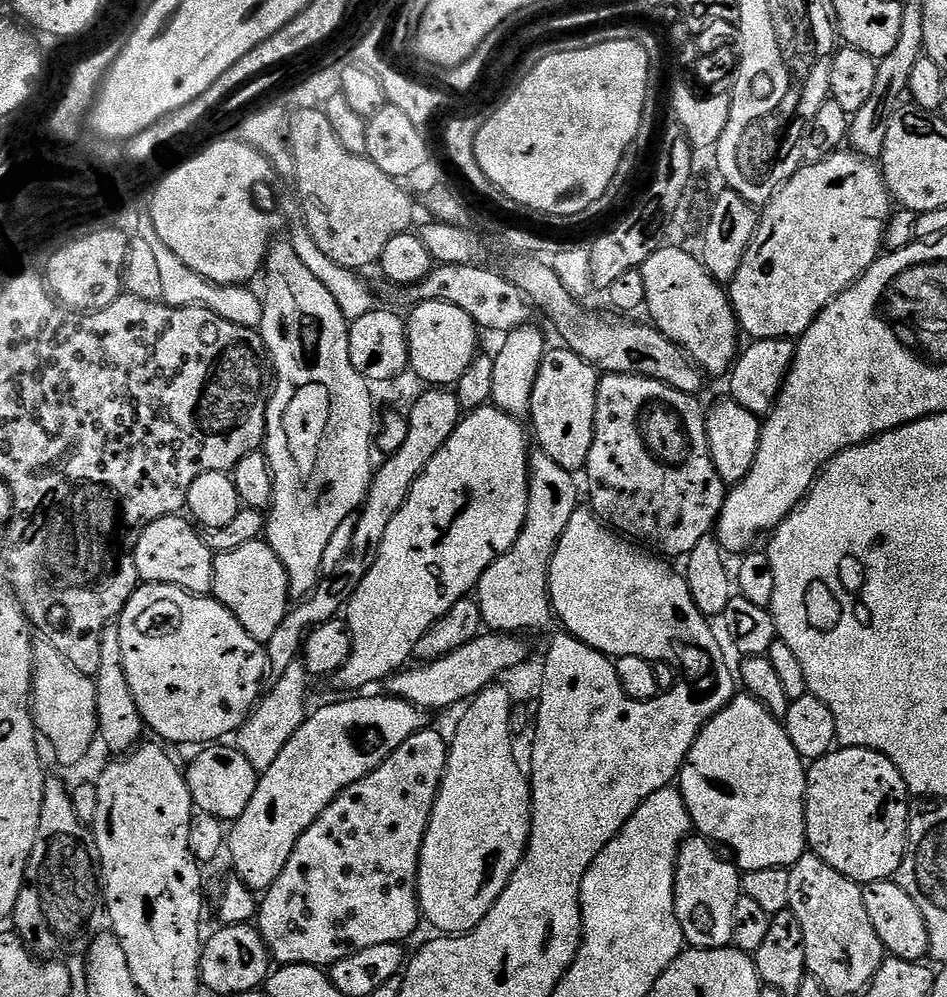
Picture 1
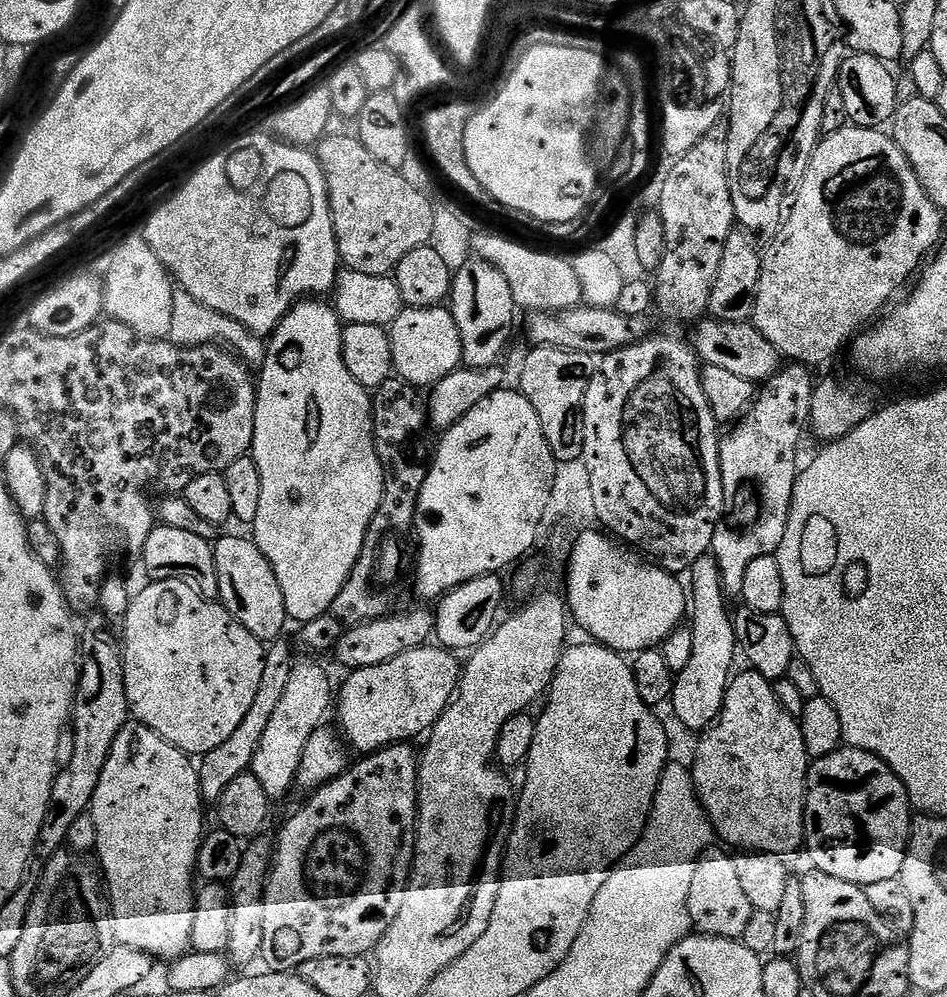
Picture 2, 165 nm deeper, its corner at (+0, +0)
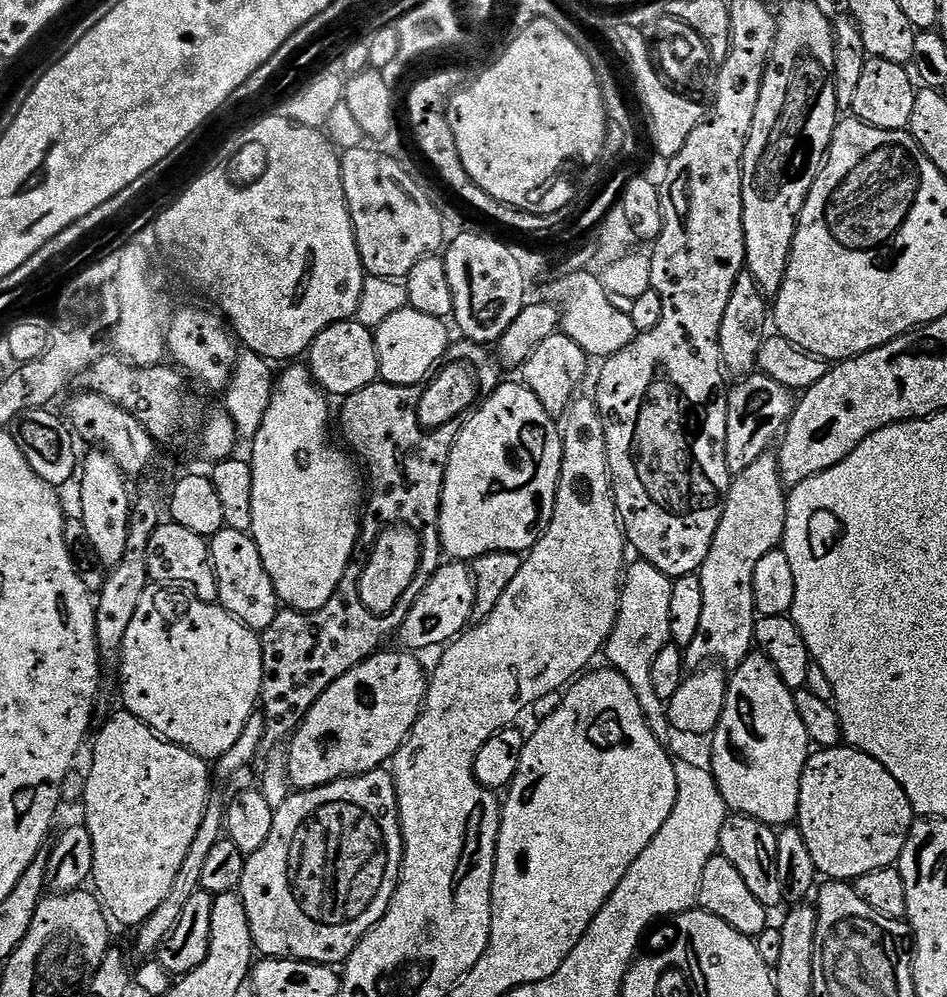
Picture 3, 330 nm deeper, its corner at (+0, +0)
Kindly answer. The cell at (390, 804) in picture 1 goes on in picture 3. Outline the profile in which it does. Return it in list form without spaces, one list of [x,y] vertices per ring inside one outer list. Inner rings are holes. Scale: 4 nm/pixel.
[[[378,767],[373,772],[364,772],[360,776],[346,776],[343,780],[335,780],[333,784],[324,784],[321,788],[293,791],[288,800],[273,811],[272,817],[274,826],[270,826],[270,838],[262,842],[262,850],[251,853],[245,859],[242,882],[238,889],[242,902],[246,906],[246,918],[250,918],[255,951],[264,958],[309,960],[315,964],[343,965],[348,955],[356,949],[357,942],[371,928],[376,927],[378,921],[388,913],[396,888],[400,884],[400,864],[404,860],[404,835],[400,833],[400,811],[392,773],[383,767]]]

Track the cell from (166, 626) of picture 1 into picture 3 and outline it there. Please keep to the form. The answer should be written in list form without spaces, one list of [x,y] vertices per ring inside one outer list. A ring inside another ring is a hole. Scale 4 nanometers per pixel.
[[[150,586],[142,594],[142,602],[138,602],[138,611],[130,621],[120,651],[118,671],[123,707],[171,744],[201,756],[206,762],[215,762],[238,742],[246,722],[250,722],[260,704],[260,691],[266,686],[260,642],[257,633],[238,622],[219,603],[207,604],[195,594],[172,586]]]

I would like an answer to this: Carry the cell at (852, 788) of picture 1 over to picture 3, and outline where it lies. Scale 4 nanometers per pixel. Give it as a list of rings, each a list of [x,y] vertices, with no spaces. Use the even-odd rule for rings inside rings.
[[[847,746],[809,755],[800,783],[798,827],[821,877],[854,882],[870,870],[893,867],[913,823],[914,813],[902,786],[874,758]]]

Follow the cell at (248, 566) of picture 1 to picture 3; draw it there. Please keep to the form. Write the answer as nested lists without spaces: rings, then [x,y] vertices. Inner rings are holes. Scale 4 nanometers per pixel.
[[[224,527],[217,536],[211,537],[210,551],[212,566],[216,569],[220,607],[238,618],[238,622],[242,622],[250,631],[262,634],[270,622],[274,622],[278,601],[270,574],[266,574],[266,566],[262,566],[262,554],[258,554],[258,546],[249,533]]]

